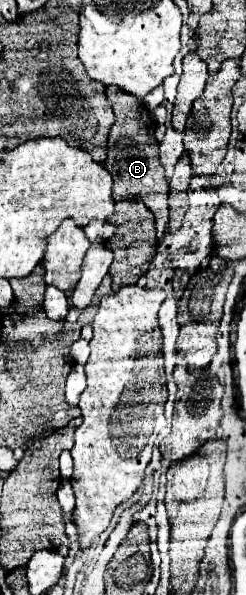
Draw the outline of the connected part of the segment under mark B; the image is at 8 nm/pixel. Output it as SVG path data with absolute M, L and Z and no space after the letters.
M108 86L106 94L114 108L114 124L108 136L108 156L104 160L104 168L114 178L114 198L140 198L146 206L156 214L156 238L164 236L168 224L168 180L164 178L162 164L158 160L158 142L154 138L154 120L150 118L142 100L126 94L118 86Z

